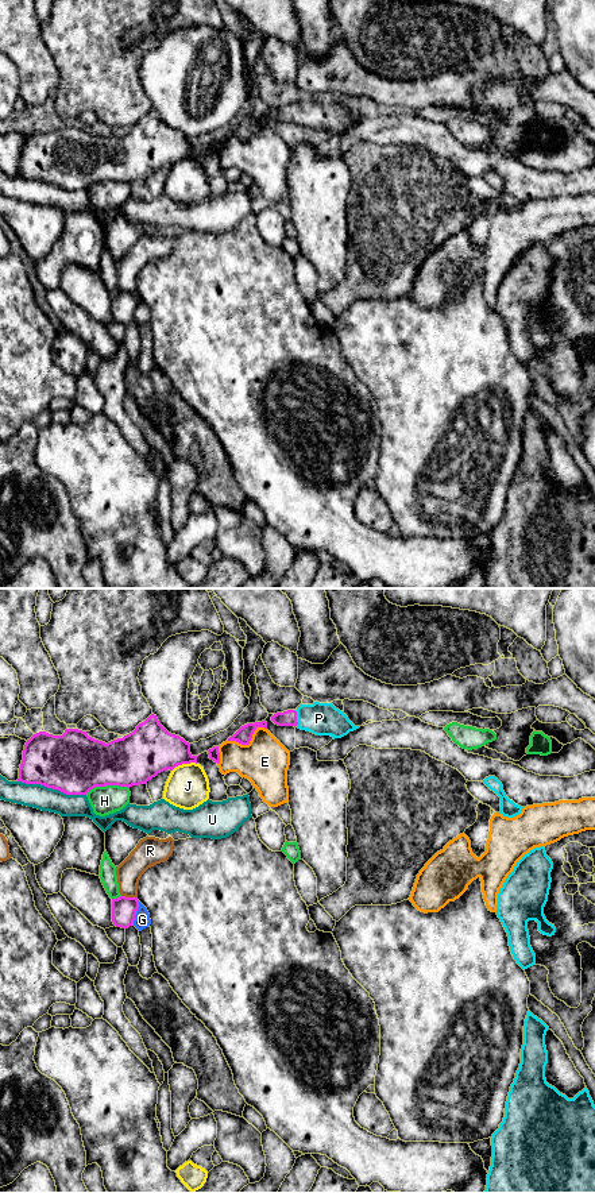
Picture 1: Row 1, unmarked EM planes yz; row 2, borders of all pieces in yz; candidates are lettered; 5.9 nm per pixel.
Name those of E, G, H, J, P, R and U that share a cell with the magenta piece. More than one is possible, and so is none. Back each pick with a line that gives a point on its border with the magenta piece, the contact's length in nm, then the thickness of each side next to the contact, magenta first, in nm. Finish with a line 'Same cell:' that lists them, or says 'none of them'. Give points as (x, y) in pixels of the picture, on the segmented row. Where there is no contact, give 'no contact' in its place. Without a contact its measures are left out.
P: meets magenta in yz at (296, 718); contact 100 nm long; 100 nm thick on the magenta side, 190 nm on the other
Same cell: P

